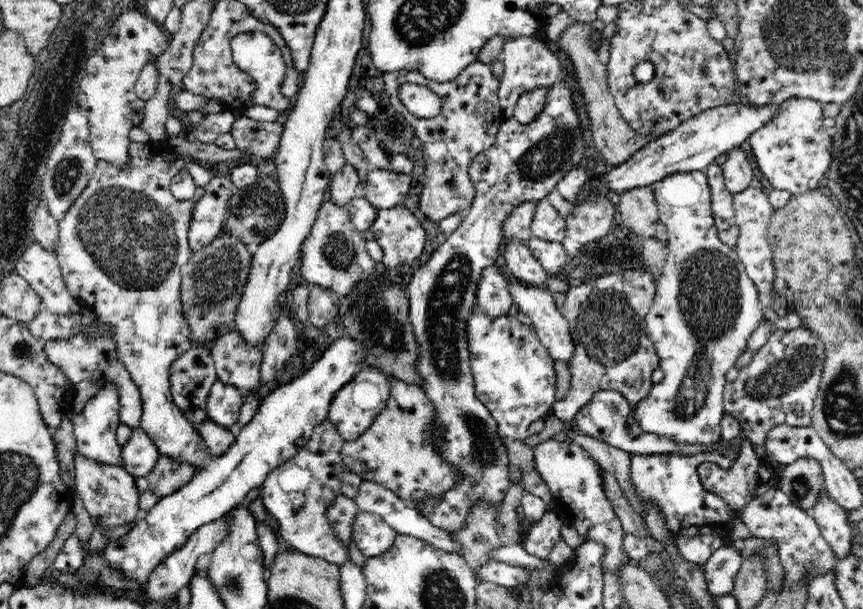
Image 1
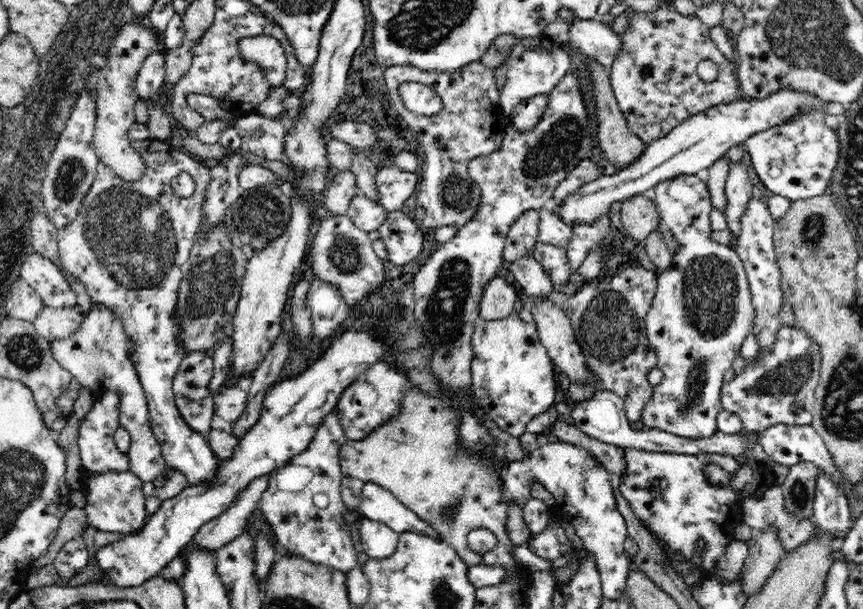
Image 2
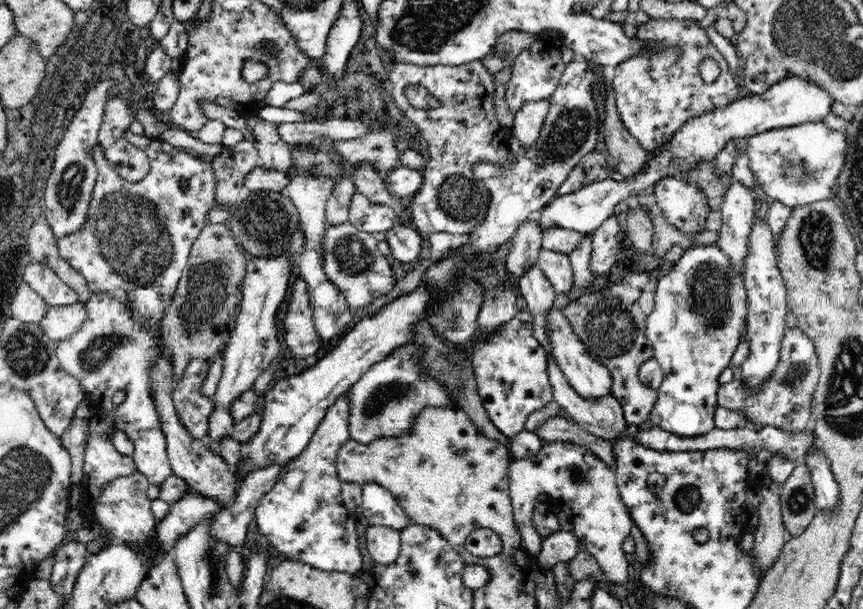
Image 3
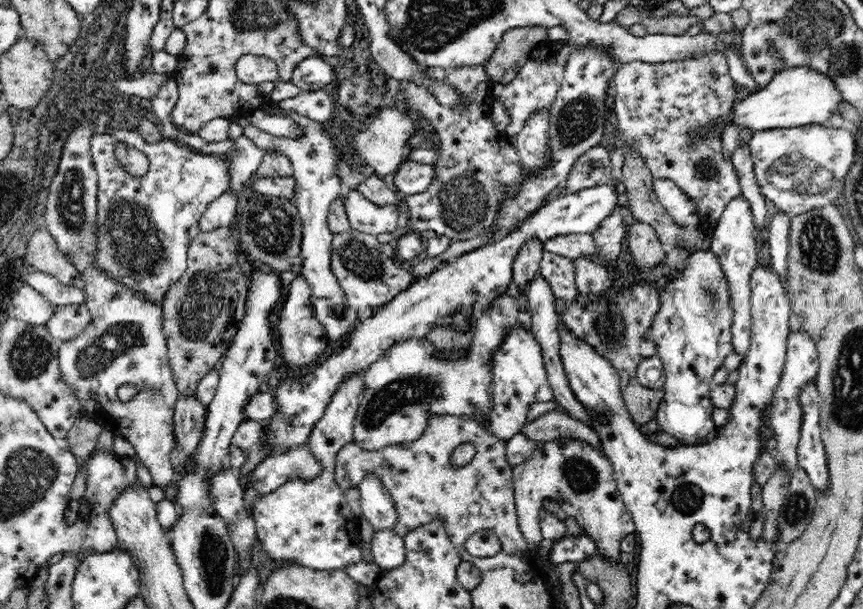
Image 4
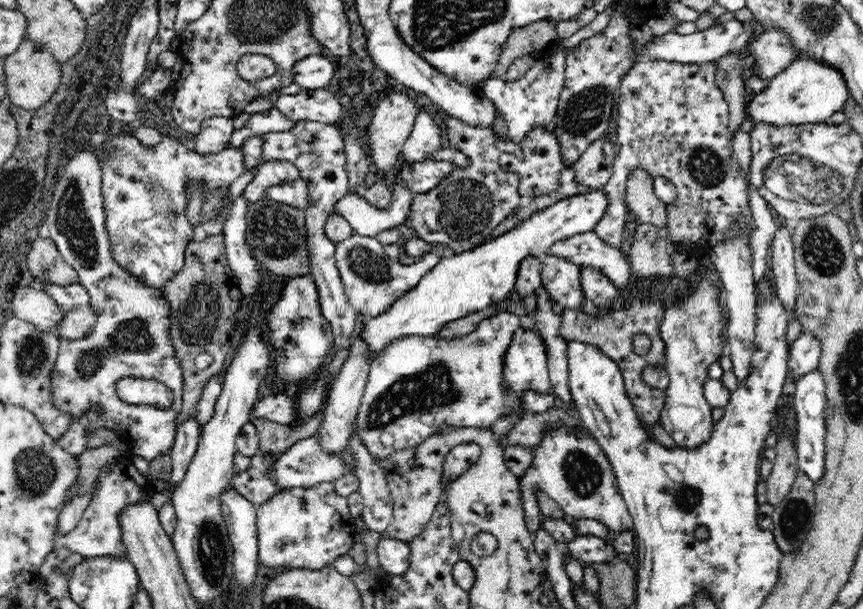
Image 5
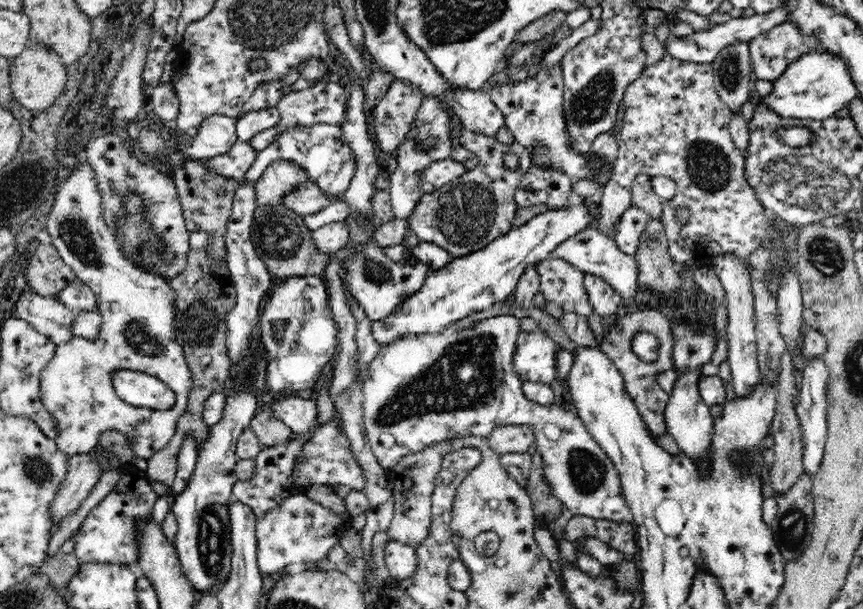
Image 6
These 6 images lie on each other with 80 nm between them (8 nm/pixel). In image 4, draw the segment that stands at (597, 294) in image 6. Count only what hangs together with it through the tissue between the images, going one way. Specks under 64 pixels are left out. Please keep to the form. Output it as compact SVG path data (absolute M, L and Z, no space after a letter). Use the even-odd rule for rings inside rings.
M578 255L572 260L572 264L576 267L576 288L589 296L606 292L612 284L608 270L596 264L591 258L592 255Z

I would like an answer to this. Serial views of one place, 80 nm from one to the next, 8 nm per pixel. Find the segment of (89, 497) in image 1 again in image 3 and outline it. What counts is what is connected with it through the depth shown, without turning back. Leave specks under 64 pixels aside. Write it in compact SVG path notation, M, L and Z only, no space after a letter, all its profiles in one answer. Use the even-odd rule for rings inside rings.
M141 472L121 475L110 479L101 488L101 494L96 499L93 508L94 518L111 534L112 543L130 543L131 546L148 547L148 540L152 538L152 530L157 518L150 508L150 498L147 496L149 481Z

